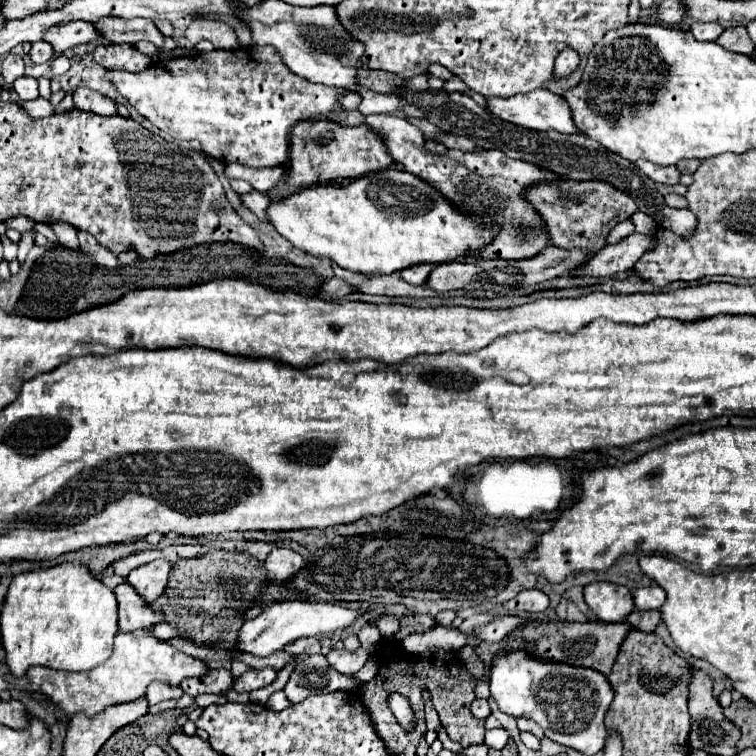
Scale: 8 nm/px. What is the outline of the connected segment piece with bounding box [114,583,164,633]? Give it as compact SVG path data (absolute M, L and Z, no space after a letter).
M130 583L118 585L114 589L118 597L118 615L120 615L120 631L136 631L146 629L150 631L154 625L164 623L164 617L160 613L154 613L148 603L132 589Z

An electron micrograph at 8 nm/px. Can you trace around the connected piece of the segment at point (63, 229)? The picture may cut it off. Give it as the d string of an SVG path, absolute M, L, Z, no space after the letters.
M56 221L56 223L52 223L52 229L58 235L60 245L64 245L68 249L76 249L78 247L78 237L76 237L78 229L76 227L72 227L68 223L62 223L62 221Z

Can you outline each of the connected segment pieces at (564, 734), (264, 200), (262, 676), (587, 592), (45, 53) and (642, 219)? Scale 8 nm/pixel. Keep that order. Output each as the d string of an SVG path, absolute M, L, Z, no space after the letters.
M510 653L510 657L496 657L490 691L502 713L534 719L550 741L584 755L602 751L606 739L604 715L614 699L610 683L602 673L570 665L550 665L548 661L530 661L530 657L522 657L522 653Z
M250 191L244 195L238 195L240 201L260 219L260 221L268 221L268 207L274 203L268 193L258 193L258 191Z
M272 667L252 669L252 671L246 671L240 677L236 677L234 689L240 691L240 693L242 691L254 691L254 689L260 689L260 687L270 685L274 679L276 679L276 671Z
M608 581L588 583L584 587L584 599L596 617L606 623L624 621L634 609L632 593L626 587Z
M36 41L32 43L32 49L30 49L30 59L34 63L46 63L49 62L54 56L54 50L49 43L44 43L44 41Z
M636 211L636 213L634 213L632 223L636 225L636 233L652 233L652 231L658 229L656 221L654 221L652 217L648 217L646 213L642 213L642 211Z

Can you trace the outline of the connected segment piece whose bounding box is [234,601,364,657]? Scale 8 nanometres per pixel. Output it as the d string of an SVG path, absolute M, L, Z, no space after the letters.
M312 601L272 603L260 615L256 615L254 619L246 621L240 627L234 649L240 651L240 653L256 655L256 657L266 657L266 655L282 649L282 645L286 645L286 643L290 643L294 639L314 637L318 633L330 635L336 629L346 629L348 625L352 625L362 615L364 615L362 611L352 611L352 609L346 609L346 607L338 605L338 603L312 603Z

